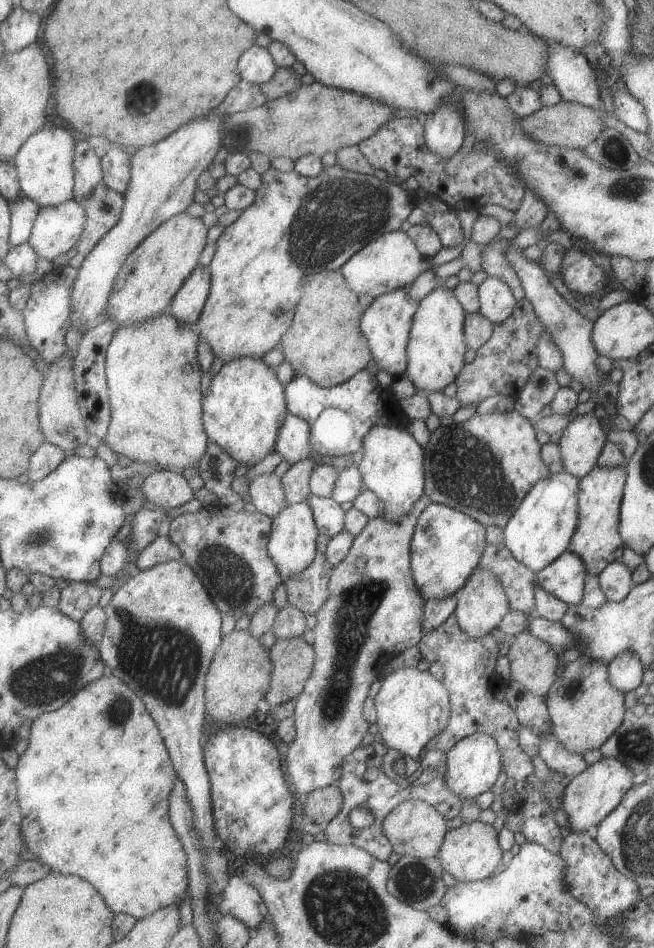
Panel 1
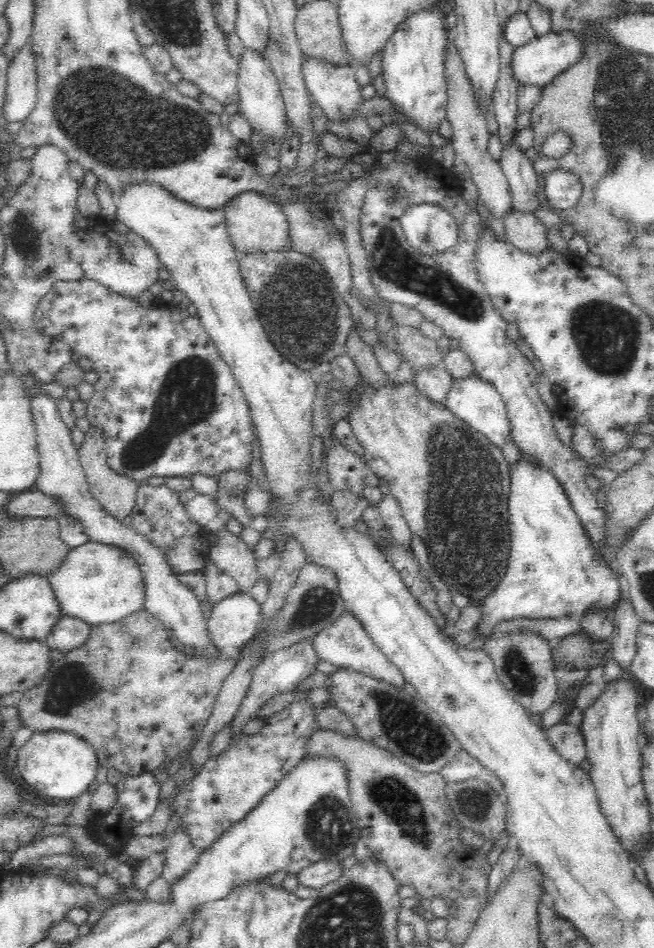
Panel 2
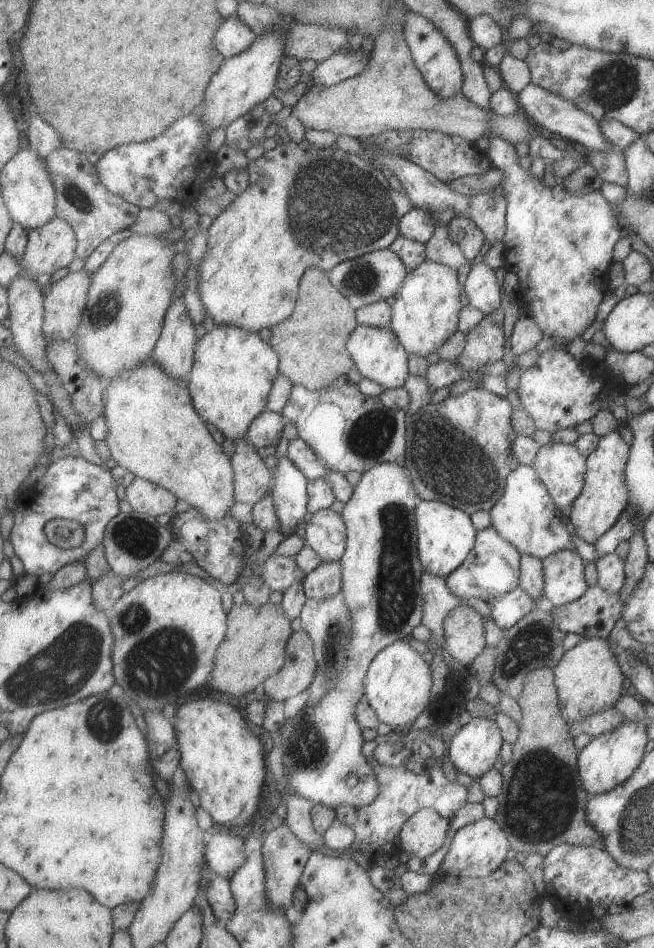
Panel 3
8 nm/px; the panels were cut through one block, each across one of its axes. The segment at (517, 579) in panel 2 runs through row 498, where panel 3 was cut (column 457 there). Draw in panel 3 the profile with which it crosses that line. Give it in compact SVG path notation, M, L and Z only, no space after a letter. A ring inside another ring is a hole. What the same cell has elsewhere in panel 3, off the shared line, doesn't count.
M424 500L418 507L417 517L419 520L419 547L425 570L448 579L463 566L471 552L475 550L481 530L476 528L469 512L440 501Z

